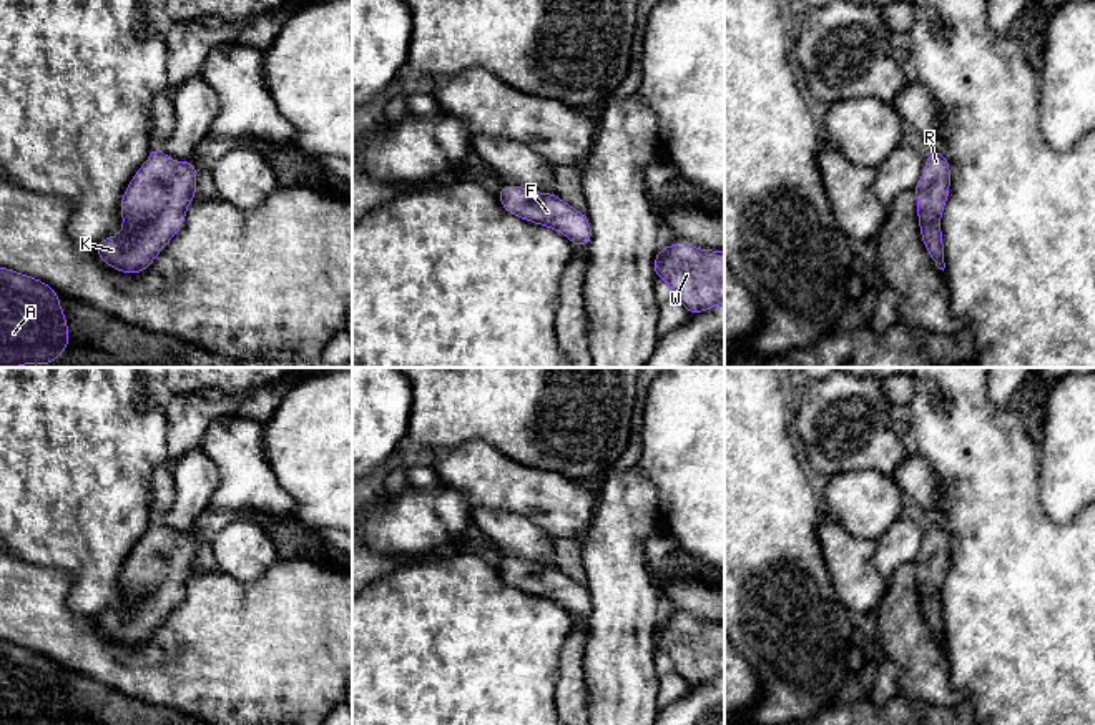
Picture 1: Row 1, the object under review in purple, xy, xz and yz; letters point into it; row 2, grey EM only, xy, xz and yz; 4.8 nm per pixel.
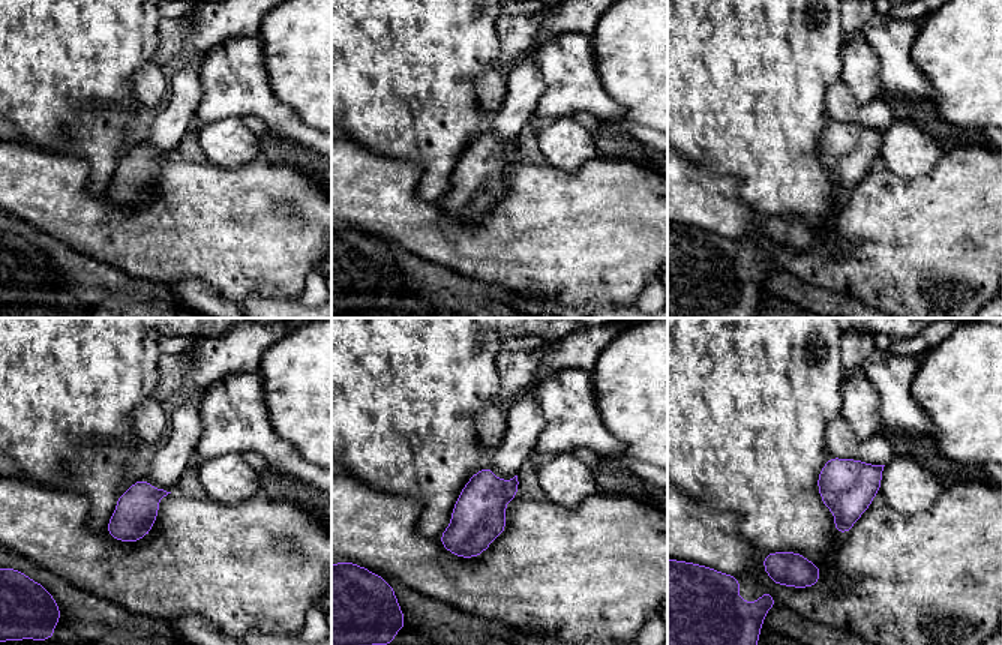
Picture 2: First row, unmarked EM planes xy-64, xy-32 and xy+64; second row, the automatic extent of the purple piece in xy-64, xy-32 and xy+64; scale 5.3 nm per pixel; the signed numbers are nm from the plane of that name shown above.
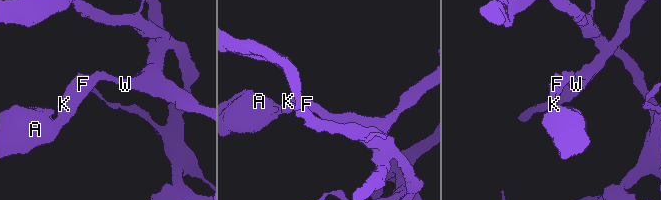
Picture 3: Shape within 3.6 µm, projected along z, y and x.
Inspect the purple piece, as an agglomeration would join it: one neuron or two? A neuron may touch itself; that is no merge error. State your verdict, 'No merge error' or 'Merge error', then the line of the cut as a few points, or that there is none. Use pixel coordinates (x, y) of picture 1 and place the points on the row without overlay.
No merge error. No split

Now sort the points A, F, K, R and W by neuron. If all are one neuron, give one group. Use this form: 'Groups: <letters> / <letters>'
Groups: A F K R W

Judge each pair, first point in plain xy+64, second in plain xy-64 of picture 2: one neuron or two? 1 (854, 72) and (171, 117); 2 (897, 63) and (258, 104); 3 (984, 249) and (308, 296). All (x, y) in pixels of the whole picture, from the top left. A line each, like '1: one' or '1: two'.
1: one
2: one
3: two

